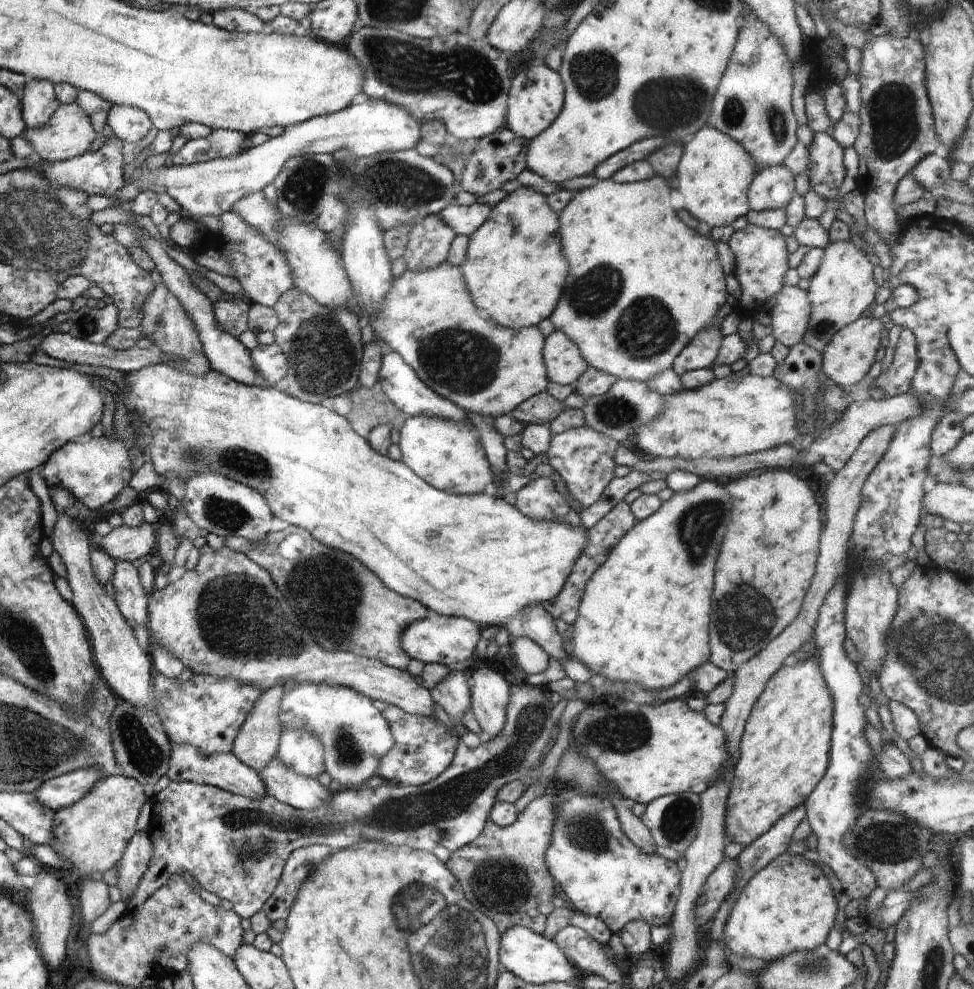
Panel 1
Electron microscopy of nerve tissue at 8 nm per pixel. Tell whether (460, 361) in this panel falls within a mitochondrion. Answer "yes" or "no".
yes

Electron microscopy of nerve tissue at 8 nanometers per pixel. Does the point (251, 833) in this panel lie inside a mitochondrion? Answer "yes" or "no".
yes

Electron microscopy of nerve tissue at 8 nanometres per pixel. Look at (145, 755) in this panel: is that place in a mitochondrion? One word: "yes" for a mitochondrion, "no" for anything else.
yes

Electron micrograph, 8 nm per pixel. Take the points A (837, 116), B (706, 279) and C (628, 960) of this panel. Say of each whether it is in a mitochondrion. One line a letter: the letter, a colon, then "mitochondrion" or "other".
A: other
B: other
C: other

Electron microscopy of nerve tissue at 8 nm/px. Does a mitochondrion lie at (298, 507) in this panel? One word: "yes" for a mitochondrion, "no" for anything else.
no

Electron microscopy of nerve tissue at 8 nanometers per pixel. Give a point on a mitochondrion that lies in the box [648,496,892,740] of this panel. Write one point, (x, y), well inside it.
(743, 617)

